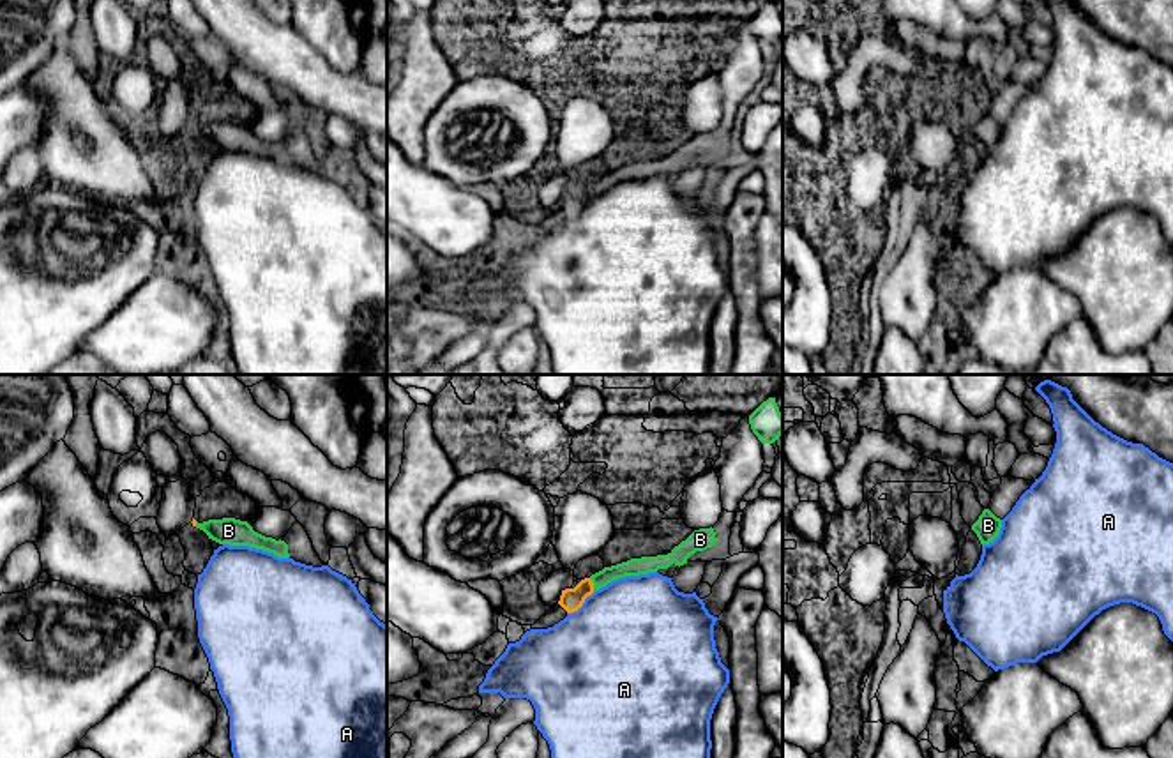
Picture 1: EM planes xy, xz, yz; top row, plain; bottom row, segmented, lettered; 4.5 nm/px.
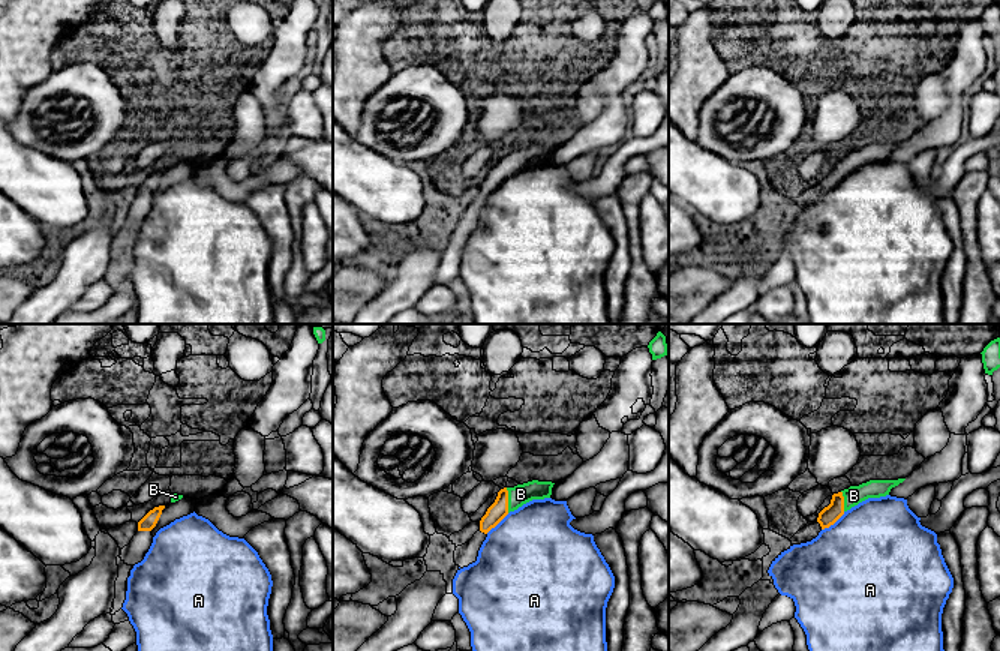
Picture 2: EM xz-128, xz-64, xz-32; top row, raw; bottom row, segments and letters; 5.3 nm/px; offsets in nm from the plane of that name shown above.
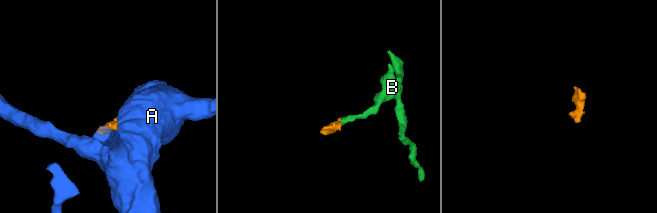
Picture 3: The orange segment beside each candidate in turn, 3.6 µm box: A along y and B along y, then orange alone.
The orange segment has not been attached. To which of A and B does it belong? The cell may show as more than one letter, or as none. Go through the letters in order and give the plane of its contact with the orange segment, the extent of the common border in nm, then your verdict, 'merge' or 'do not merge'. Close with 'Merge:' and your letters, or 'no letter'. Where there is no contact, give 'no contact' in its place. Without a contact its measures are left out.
A: xz | 160 nm | do not merge
B: xz | 70 nm | merge
Merge: B

